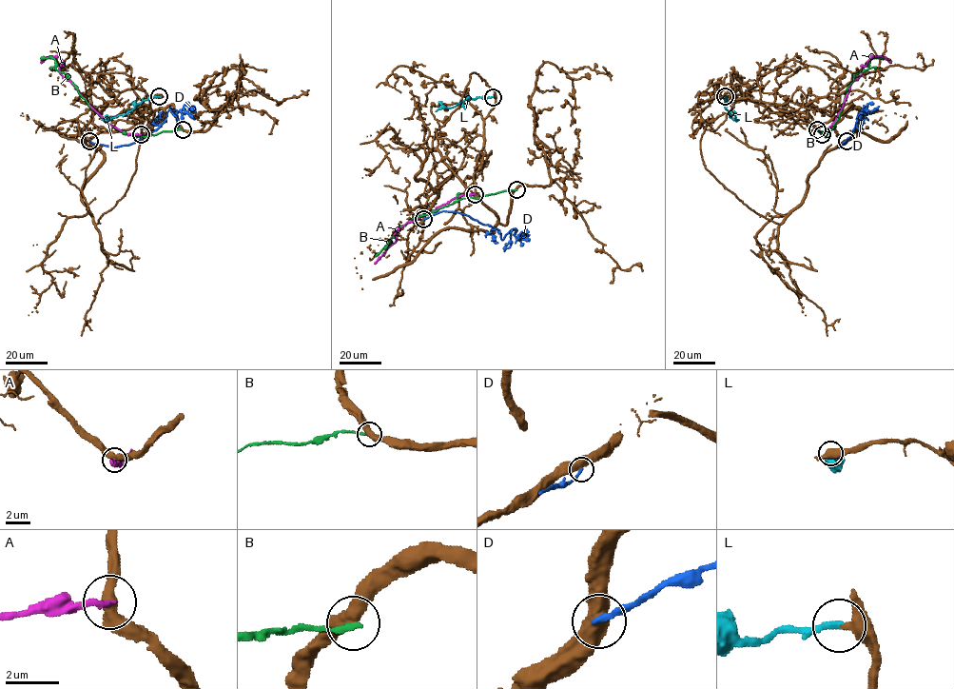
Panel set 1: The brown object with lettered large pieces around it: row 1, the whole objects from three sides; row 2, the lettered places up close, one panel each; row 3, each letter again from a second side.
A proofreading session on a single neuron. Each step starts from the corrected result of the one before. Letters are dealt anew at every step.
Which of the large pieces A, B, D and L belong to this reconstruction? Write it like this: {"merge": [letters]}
{"merge": ["L"]}

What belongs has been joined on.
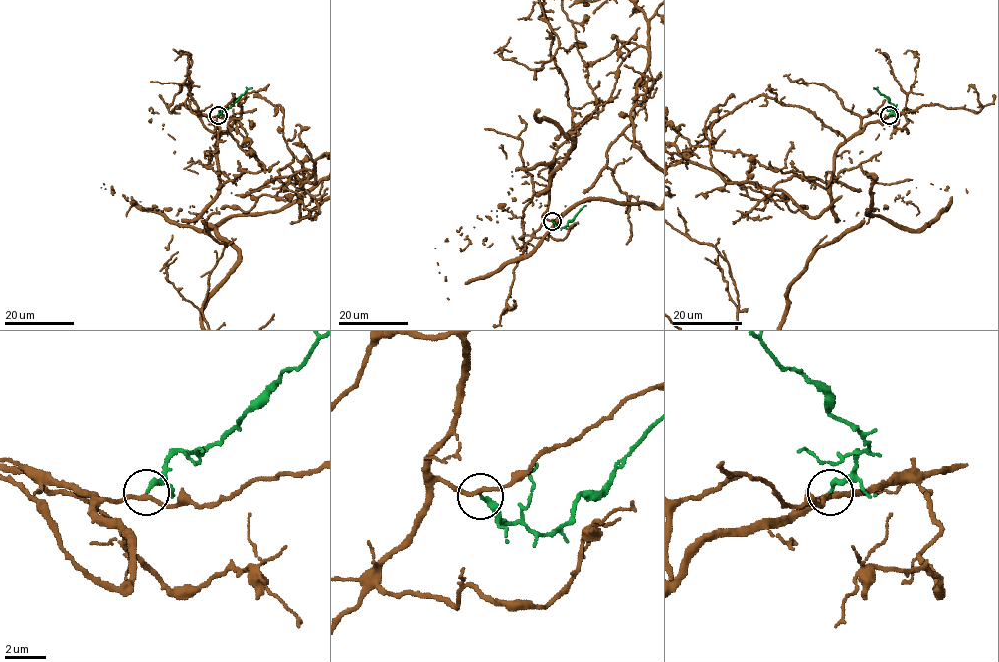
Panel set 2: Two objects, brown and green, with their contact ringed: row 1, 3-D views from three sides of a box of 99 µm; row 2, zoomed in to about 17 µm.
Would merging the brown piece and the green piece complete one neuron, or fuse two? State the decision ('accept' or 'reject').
accept

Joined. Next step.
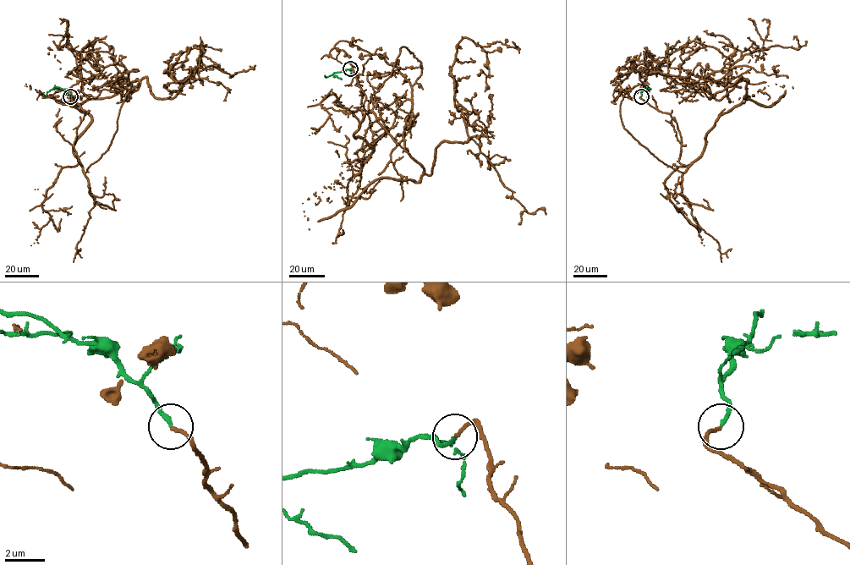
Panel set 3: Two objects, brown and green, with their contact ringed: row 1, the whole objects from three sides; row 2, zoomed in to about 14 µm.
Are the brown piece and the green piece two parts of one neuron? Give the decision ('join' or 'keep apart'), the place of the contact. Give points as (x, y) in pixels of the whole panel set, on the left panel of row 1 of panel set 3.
join | (70, 96)

